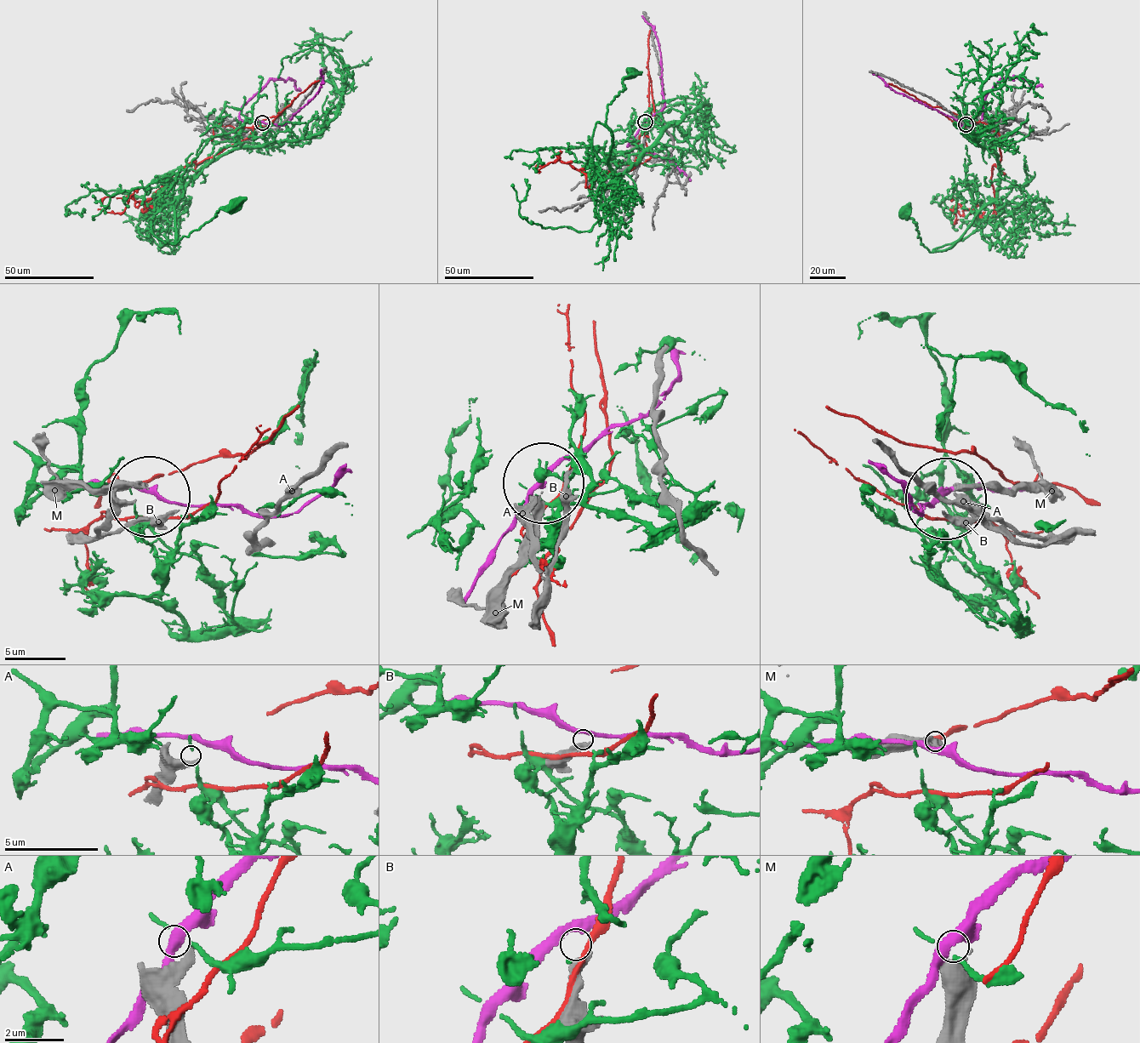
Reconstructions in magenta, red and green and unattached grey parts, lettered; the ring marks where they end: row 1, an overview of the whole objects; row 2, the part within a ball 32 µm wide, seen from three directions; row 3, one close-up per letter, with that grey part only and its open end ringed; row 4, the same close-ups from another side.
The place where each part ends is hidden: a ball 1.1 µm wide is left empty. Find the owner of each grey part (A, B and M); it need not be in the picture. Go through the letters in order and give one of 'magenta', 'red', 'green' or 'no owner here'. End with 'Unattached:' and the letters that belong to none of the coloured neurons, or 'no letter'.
A: no owner here
B: no owner here
M: no owner here
Unattached: A, B, M

